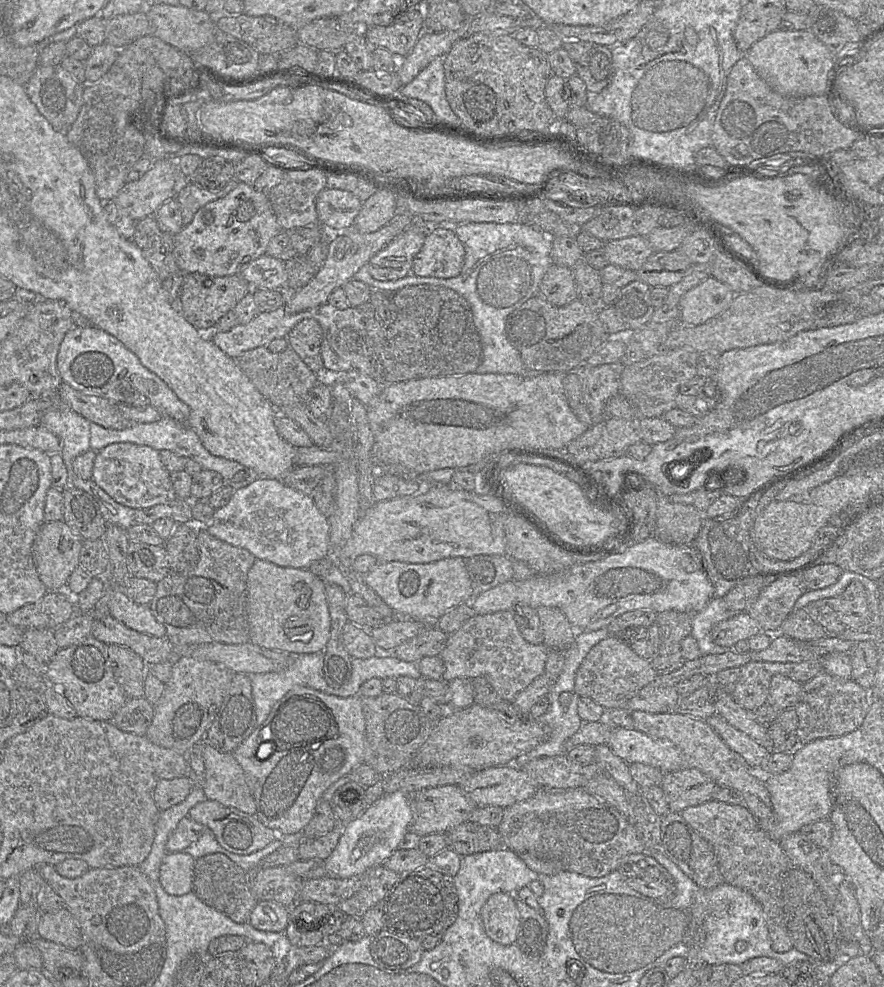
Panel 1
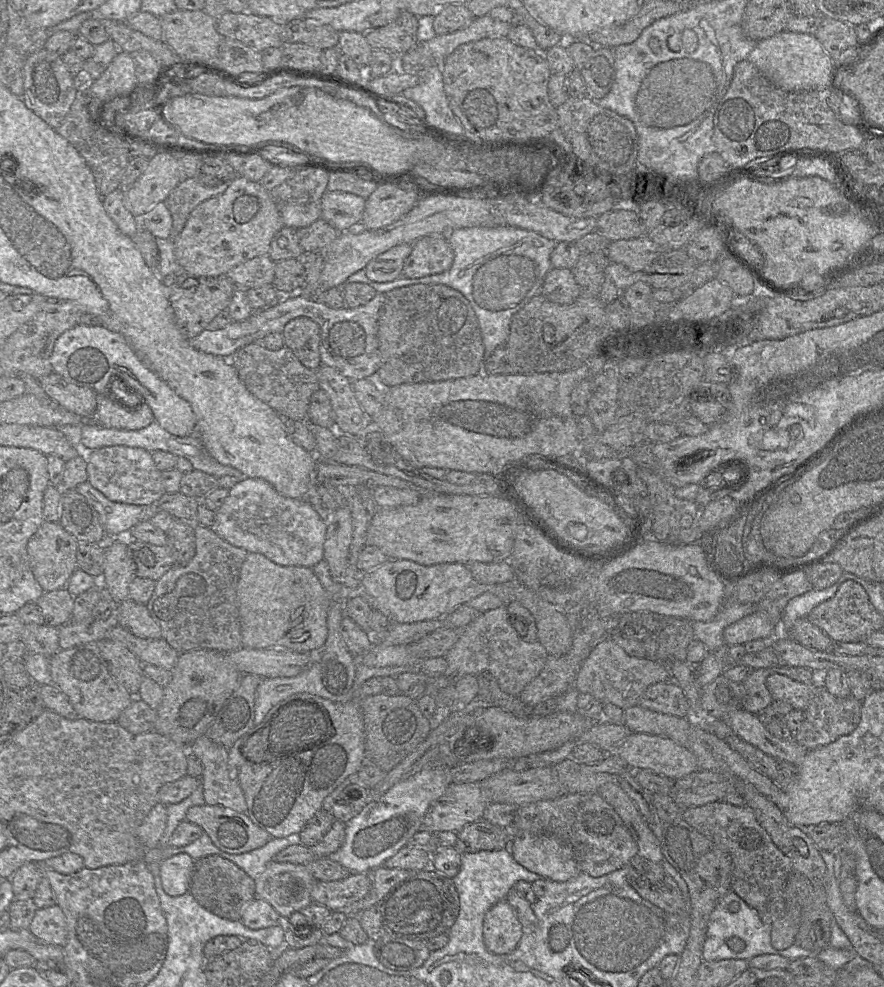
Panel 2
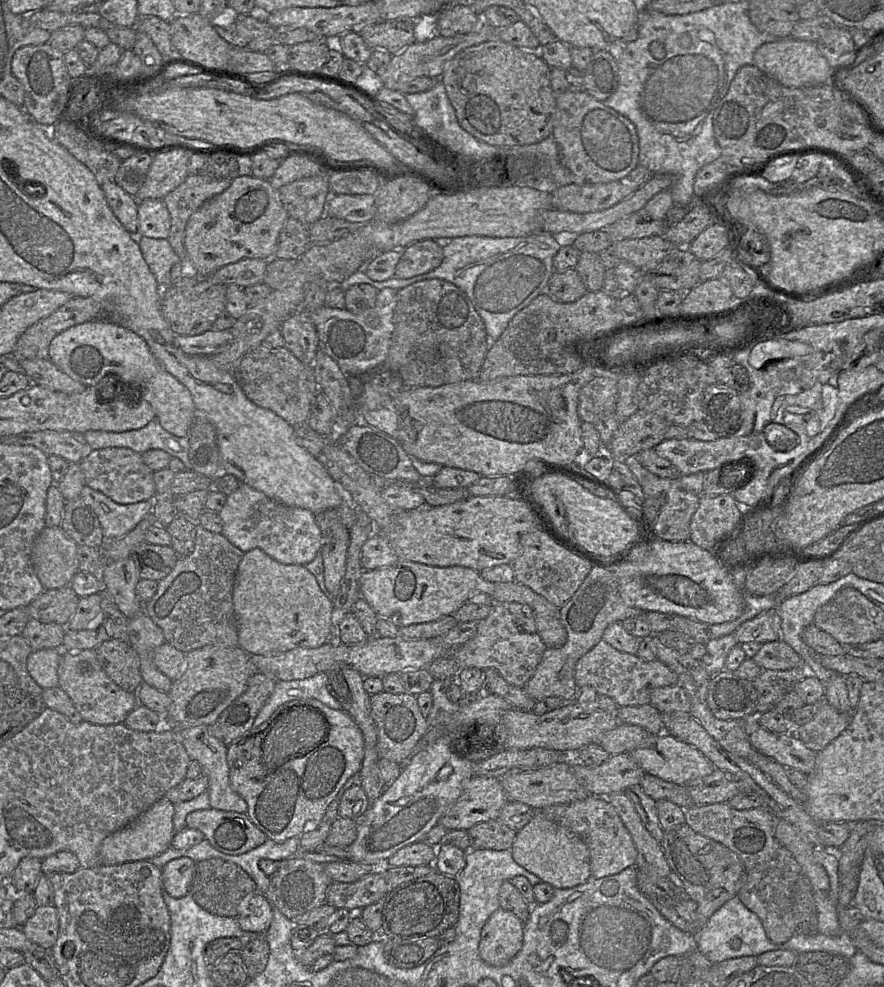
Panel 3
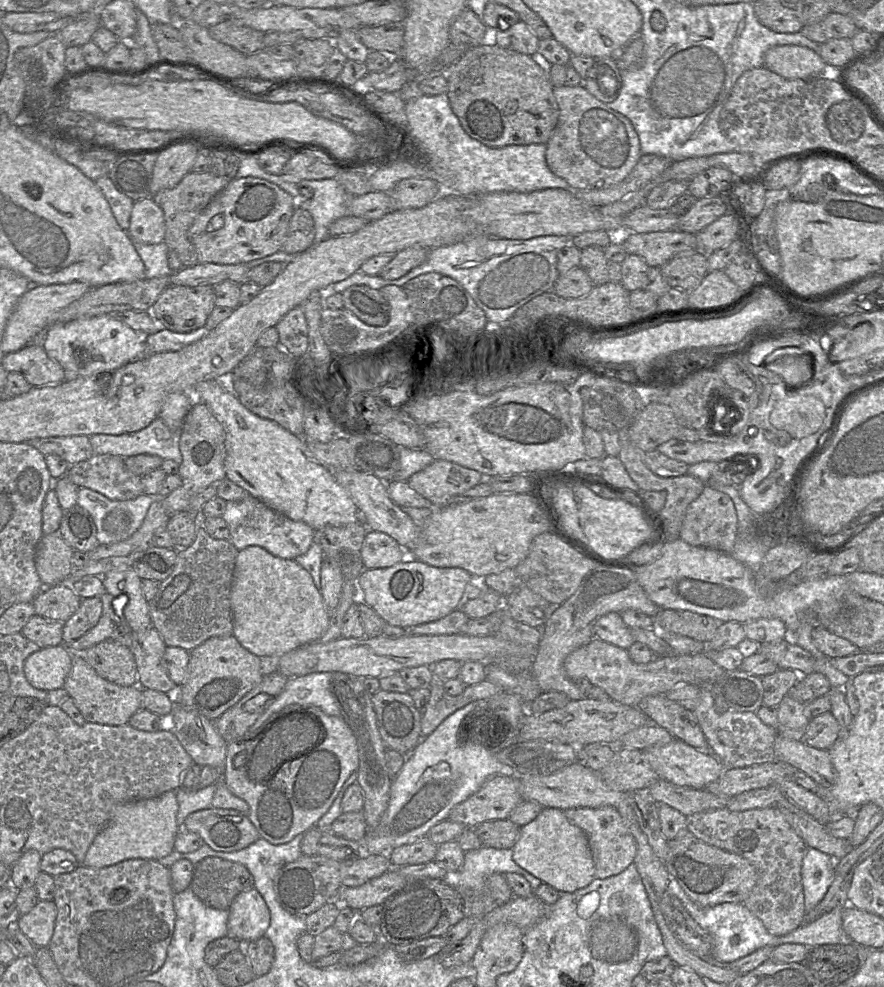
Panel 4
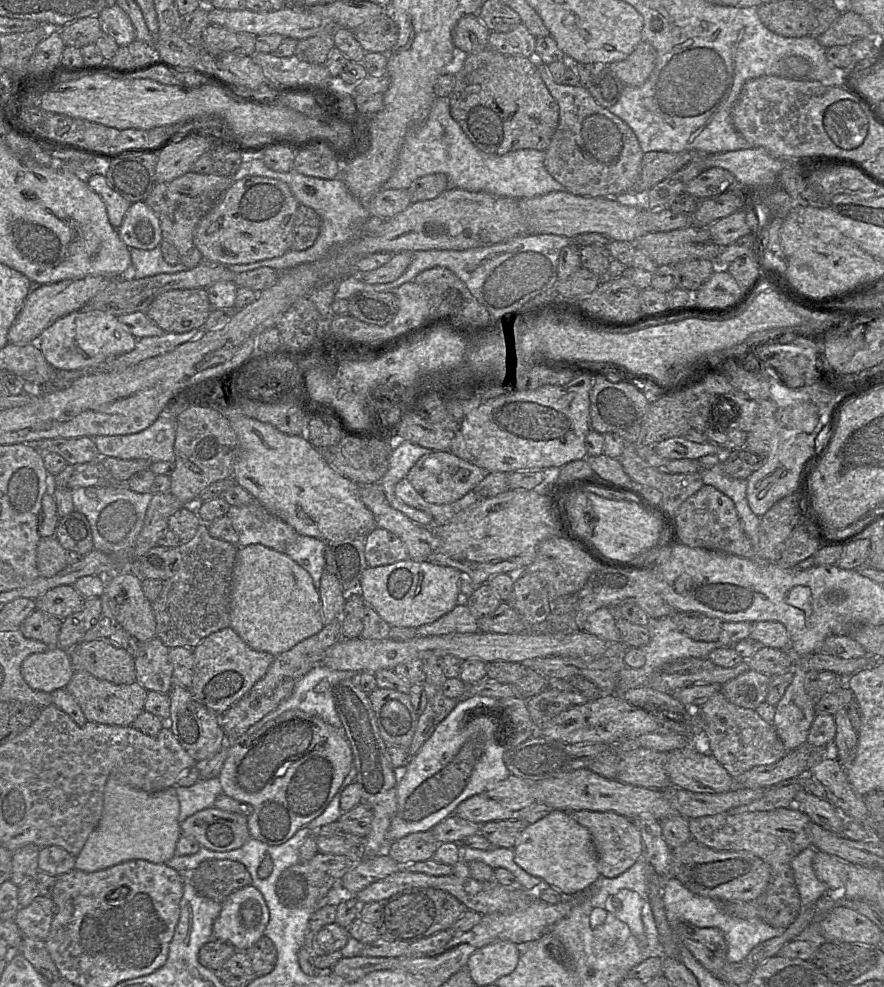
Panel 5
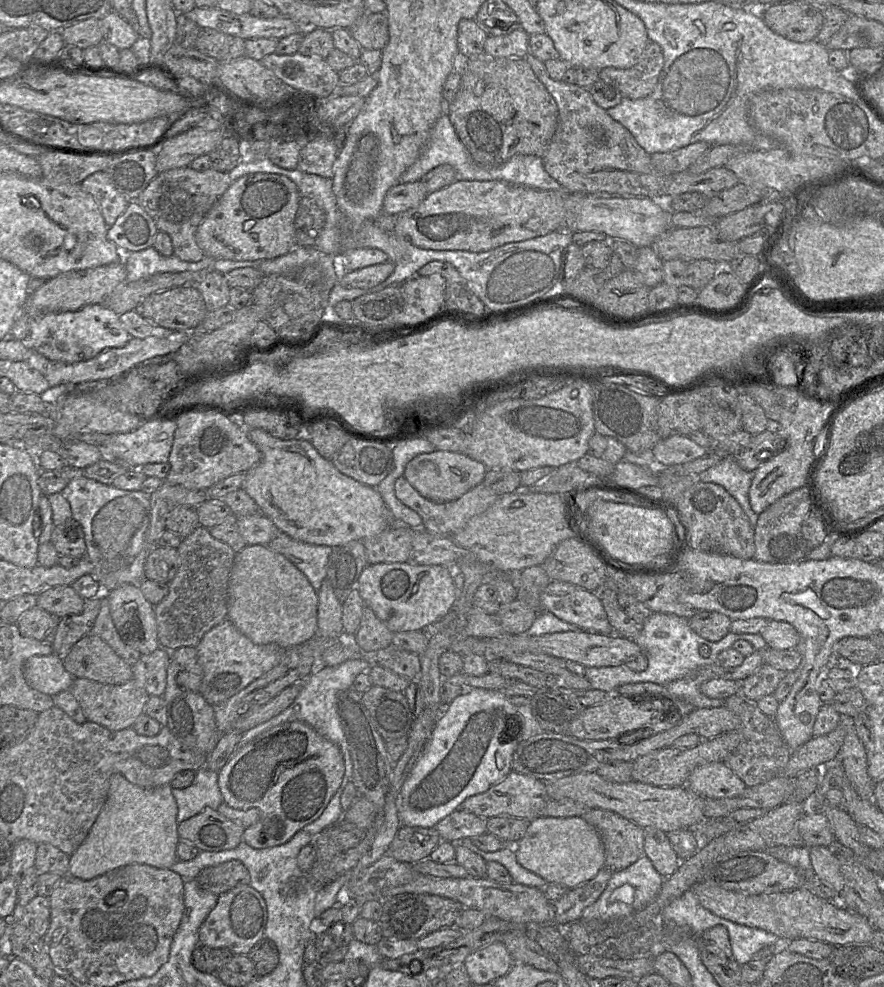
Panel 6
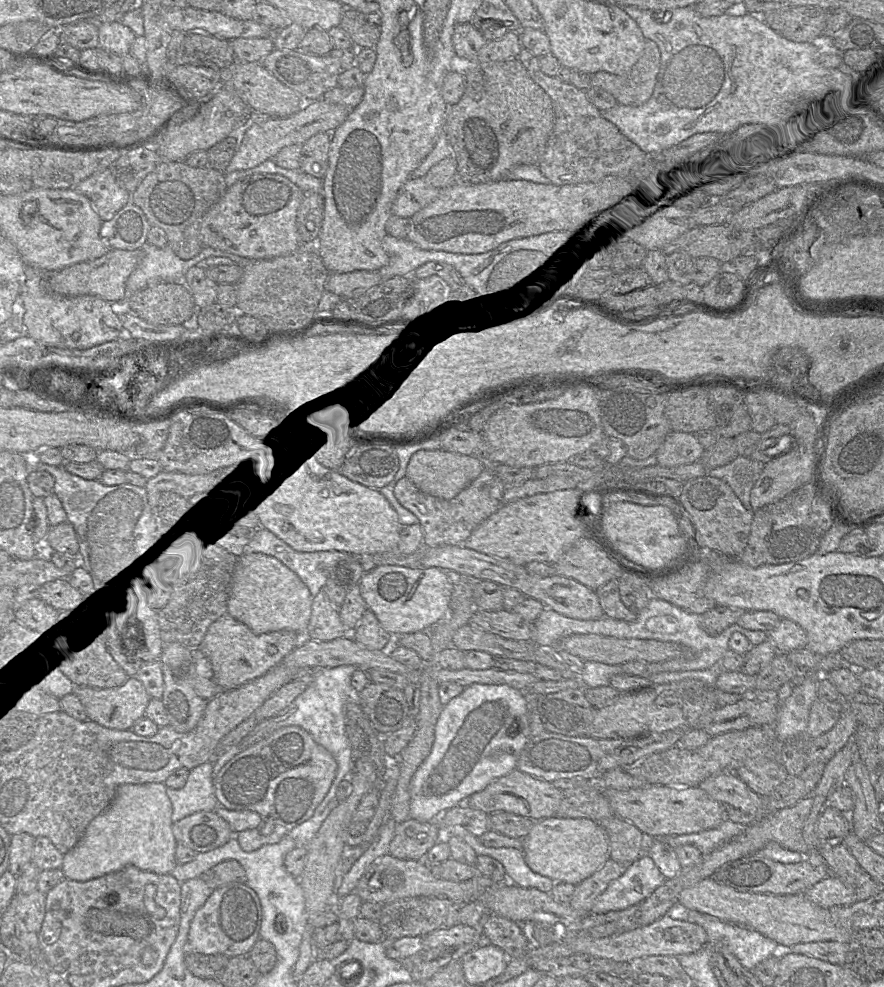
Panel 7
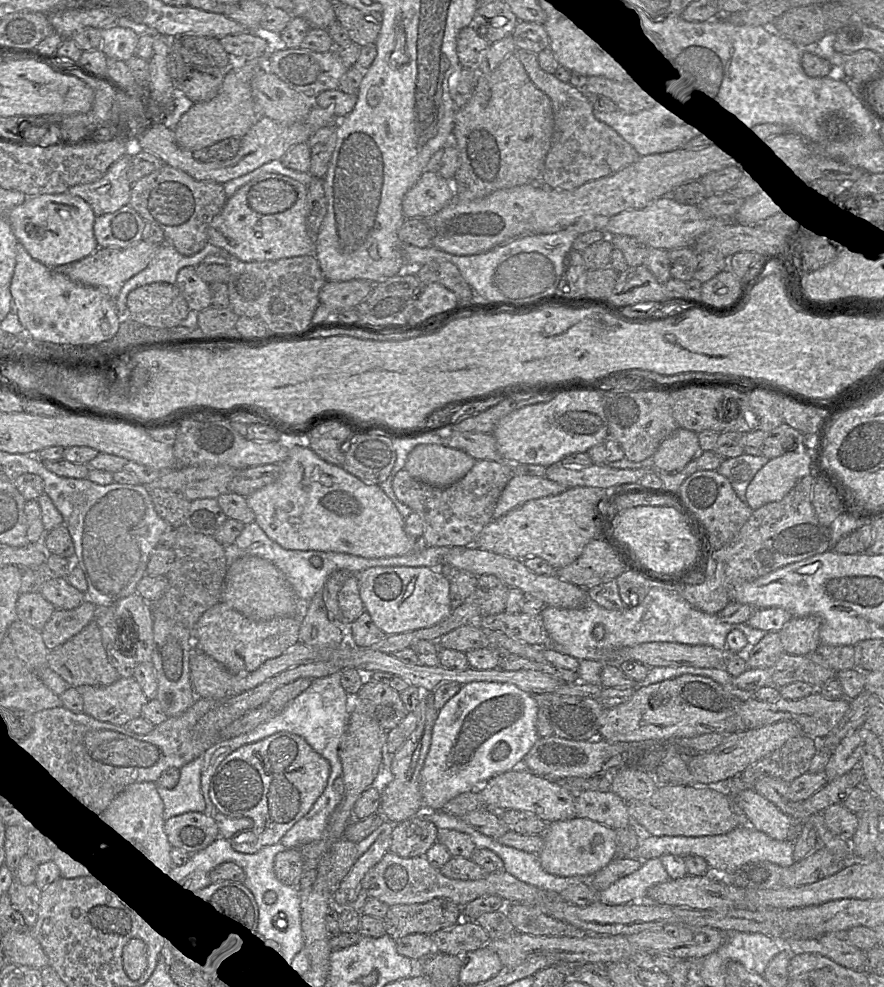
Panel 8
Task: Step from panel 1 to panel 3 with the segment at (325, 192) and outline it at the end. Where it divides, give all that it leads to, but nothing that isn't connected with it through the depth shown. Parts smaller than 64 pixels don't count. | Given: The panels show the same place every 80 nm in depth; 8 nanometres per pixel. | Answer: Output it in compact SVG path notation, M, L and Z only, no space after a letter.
M368 194L331 195L325 215L330 215L349 223L369 223L375 219L375 196Z

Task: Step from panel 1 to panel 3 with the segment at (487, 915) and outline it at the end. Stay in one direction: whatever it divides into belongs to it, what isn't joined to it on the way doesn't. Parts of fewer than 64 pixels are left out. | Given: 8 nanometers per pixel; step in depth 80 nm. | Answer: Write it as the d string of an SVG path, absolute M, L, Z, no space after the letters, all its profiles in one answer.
M499 908L484 925L480 943L481 959L492 966L504 966L521 950L523 922L512 912Z

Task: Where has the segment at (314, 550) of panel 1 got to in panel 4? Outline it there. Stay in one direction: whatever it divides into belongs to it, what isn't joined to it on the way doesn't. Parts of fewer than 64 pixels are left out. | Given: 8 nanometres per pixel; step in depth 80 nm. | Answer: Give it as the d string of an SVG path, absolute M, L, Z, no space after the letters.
M249 494L242 500L226 502L221 517L228 524L230 541L237 550L248 546L260 546L274 556L295 560L296 557L305 554L316 541L316 532L310 526L285 517Z

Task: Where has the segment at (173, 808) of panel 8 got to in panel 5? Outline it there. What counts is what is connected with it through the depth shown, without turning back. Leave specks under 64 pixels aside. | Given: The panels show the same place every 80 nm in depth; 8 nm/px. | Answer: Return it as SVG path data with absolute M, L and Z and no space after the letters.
M218 777L199 779L189 787L175 786L175 791L179 800L179 825L194 813L214 806L216 798L222 793Z

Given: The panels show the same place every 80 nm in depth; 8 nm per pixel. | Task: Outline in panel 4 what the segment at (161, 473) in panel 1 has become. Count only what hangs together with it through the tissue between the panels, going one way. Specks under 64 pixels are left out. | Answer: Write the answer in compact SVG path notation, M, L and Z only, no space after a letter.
M94 454L87 460L70 465L66 476L79 488L92 489L111 500L131 500L143 494L142 476L131 473L126 468L124 458L121 456Z

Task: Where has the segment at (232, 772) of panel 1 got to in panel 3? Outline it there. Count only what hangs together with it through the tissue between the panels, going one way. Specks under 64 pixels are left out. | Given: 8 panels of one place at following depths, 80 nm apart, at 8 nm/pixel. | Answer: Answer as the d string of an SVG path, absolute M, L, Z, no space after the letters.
M200 725L179 729L179 737L192 760L196 760L202 766L202 775L208 779L208 793L210 806L214 809L247 813L246 801L232 788L229 778L229 767L226 760L227 745L222 743L208 731L209 725Z

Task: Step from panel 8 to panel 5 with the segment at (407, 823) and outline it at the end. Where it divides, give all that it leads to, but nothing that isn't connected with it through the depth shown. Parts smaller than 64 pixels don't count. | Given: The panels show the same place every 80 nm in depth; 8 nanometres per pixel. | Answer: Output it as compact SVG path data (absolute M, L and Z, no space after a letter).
M431 831L410 833L389 842L386 852L400 865L432 859L439 842Z

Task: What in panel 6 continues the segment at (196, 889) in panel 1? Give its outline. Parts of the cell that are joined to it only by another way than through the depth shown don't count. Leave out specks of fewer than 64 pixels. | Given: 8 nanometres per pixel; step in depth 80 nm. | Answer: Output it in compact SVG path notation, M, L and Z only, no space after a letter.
M229 860L202 869L194 879L199 887L217 896L239 885L249 885L250 875L239 860Z

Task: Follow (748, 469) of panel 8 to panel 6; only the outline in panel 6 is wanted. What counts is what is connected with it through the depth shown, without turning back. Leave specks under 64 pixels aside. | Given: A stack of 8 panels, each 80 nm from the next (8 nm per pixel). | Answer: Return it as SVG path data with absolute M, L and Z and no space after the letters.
M724 455L716 465L699 474L700 481L724 487L738 501L751 526L755 528L759 515L753 511L749 501L749 489L753 477L754 472L742 469L733 455Z

